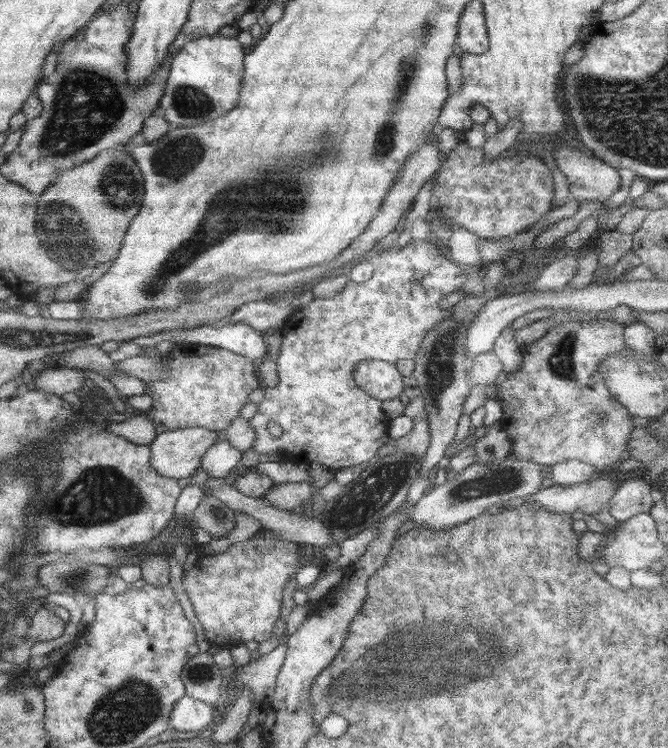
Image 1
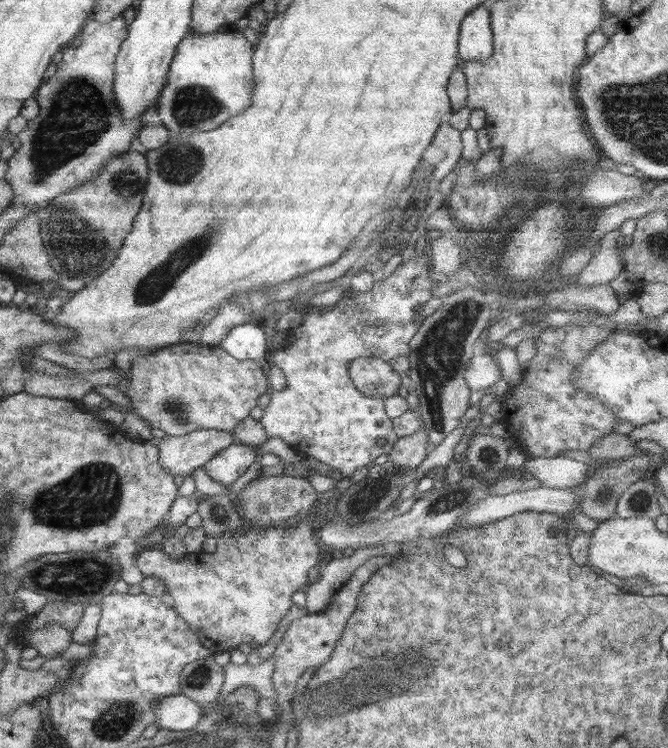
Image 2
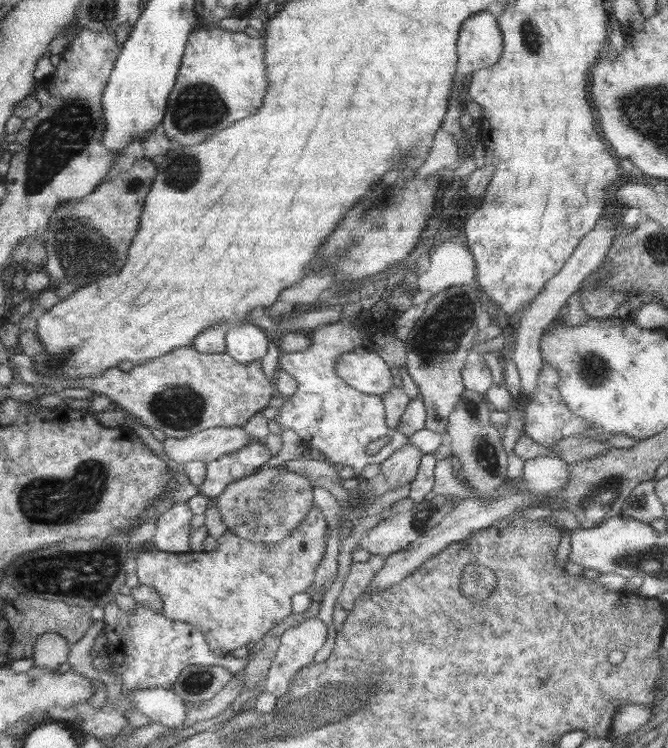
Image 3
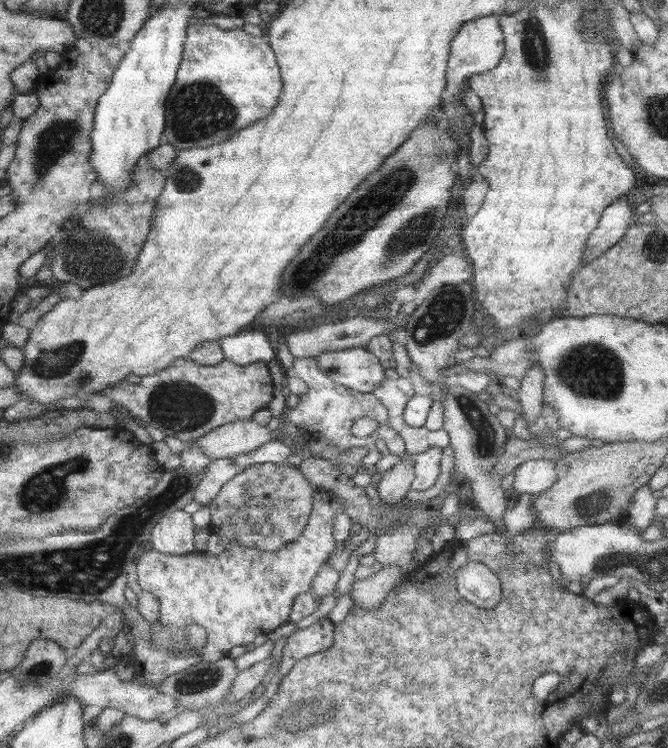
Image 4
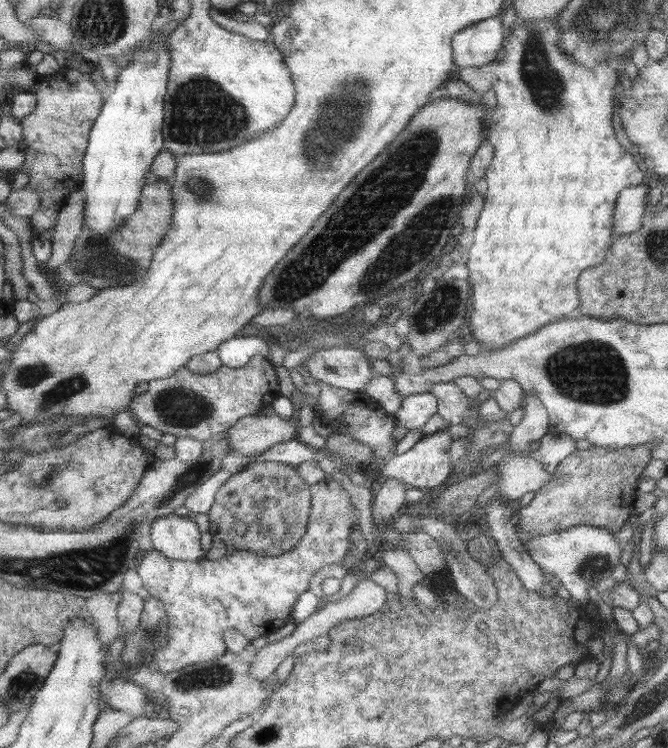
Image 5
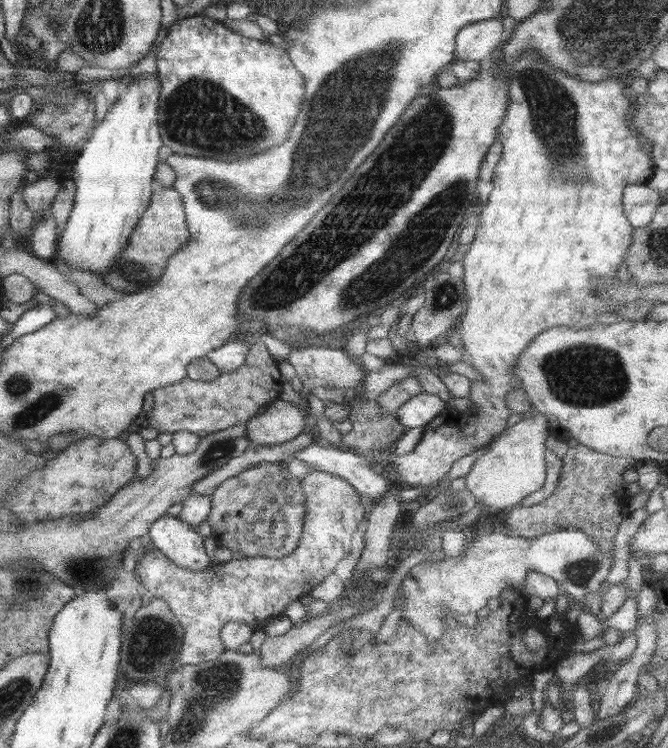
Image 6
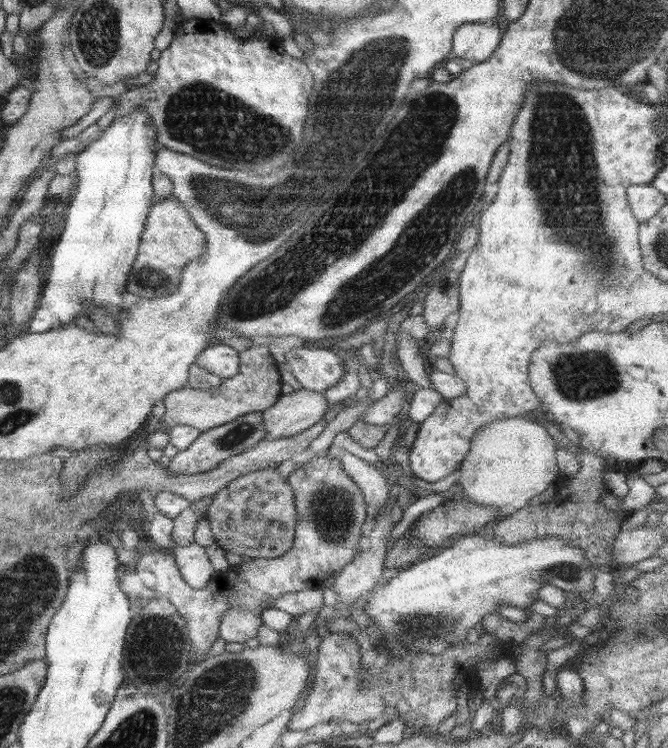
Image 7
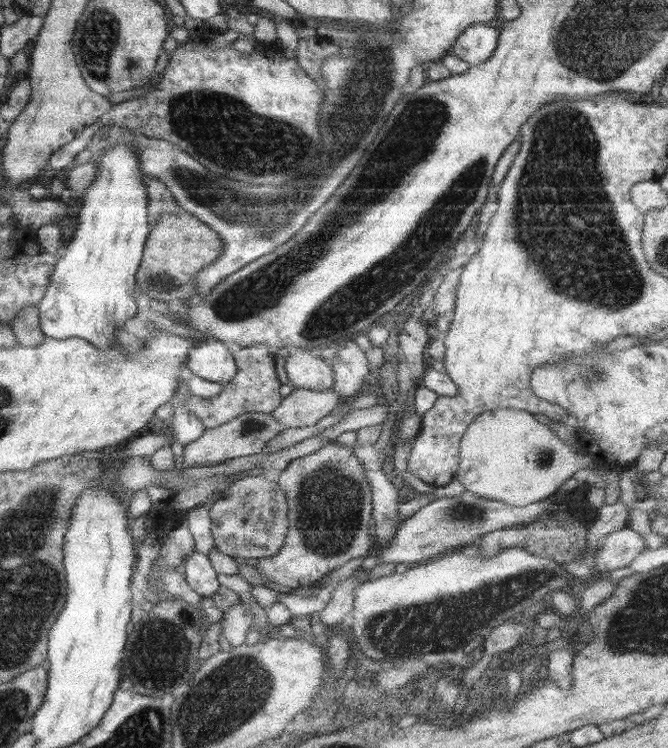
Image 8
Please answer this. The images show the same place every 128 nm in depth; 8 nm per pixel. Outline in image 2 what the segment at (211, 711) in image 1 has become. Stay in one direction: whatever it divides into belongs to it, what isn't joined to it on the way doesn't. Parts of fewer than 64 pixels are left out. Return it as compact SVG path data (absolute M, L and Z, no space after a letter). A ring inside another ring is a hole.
M182 693L165 696L155 704L157 727L173 731L193 730L204 715L201 706Z

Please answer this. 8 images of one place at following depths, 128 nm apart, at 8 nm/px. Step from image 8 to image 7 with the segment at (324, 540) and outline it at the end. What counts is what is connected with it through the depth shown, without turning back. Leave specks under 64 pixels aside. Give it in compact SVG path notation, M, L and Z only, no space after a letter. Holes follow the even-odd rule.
M312 457L304 464L299 464L286 478L292 487L298 518L296 518L296 534L292 548L288 549L280 558L254 558L250 562L242 562L226 573L215 574L206 588L196 590L182 579L172 554L163 550L156 550L150 554L144 553L138 557L136 574L148 588L151 594L167 598L184 617L188 627L188 634L192 644L194 659L206 659L204 655L210 650L219 637L218 628L222 615L227 610L269 608L269 602L281 594L300 592L306 589L323 588L329 582L333 573L340 572L349 564L358 551L364 548L362 525L366 522L366 501L362 489L352 480L351 476L342 468L341 462L332 457Z

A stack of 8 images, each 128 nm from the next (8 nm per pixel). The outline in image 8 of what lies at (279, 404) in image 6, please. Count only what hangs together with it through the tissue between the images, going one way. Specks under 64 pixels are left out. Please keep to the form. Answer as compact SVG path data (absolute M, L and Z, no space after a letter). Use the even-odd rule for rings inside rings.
M296 387L271 415L281 424L281 430L307 427L328 416L343 401L333 387L321 391Z

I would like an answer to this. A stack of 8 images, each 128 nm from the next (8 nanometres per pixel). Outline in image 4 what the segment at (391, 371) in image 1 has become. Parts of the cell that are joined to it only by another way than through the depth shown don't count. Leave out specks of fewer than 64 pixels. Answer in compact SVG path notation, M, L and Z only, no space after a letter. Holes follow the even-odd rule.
M365 347L330 351L315 357L319 369L334 382L354 391L371 393L385 378L386 366Z

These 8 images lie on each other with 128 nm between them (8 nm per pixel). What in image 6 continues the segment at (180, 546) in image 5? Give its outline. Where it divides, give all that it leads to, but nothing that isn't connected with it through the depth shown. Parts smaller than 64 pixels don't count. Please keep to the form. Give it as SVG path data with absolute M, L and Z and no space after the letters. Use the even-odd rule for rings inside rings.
M167 514L155 520L149 534L154 547L160 549L178 567L190 571L202 571L211 565L210 557L204 549L205 540L192 525L182 523L182 520Z

